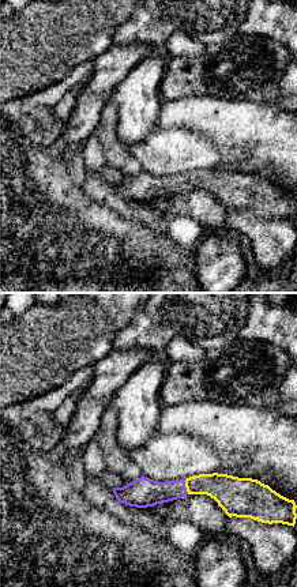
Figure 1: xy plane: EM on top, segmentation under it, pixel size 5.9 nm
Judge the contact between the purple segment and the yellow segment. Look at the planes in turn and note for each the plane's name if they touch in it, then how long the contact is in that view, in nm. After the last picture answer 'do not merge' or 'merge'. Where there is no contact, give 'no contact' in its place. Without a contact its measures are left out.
xy | 80 nm

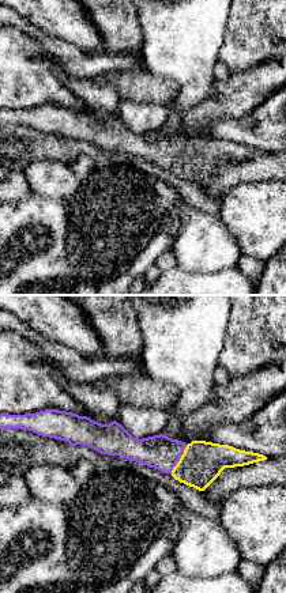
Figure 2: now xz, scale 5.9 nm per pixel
xz | 190 nm

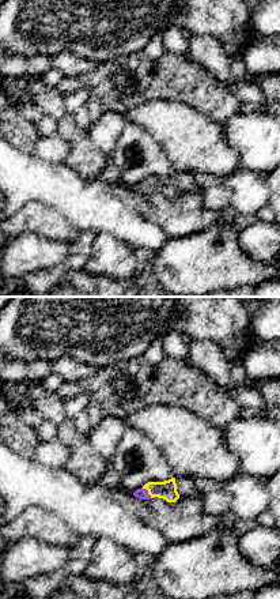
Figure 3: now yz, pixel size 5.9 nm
yz | 90 nm

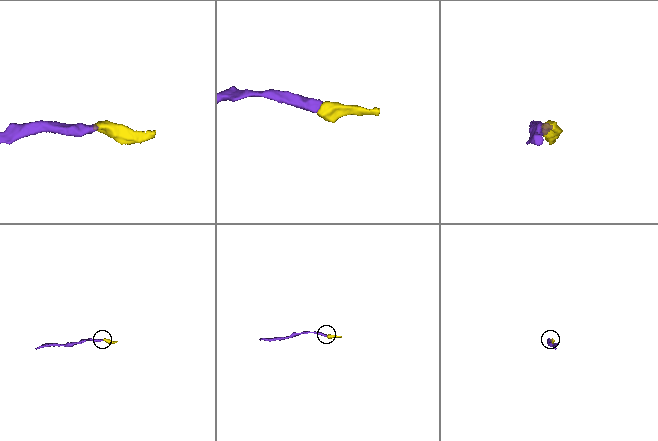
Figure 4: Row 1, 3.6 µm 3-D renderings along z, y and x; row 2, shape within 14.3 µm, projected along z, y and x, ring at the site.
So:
merge

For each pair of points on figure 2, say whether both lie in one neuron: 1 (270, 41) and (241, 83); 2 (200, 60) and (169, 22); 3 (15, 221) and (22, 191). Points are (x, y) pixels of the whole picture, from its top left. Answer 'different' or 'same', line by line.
1: different
2: same
3: different

